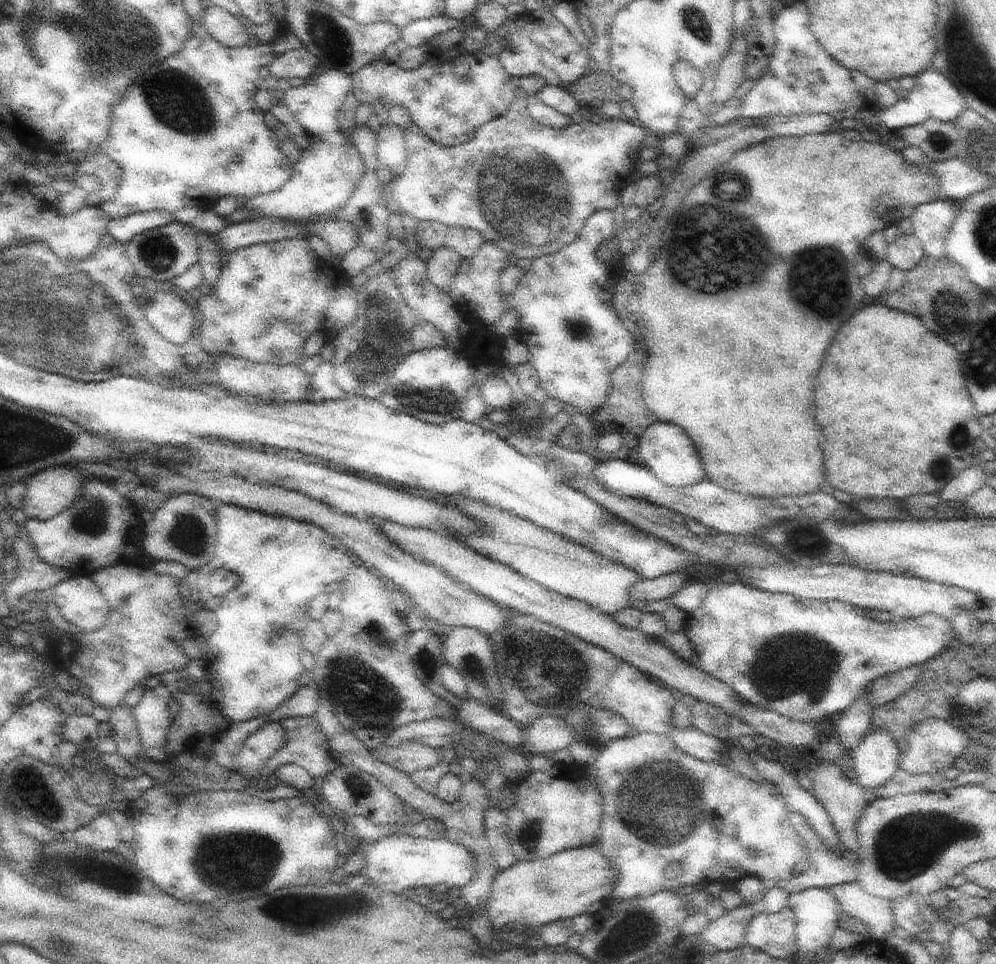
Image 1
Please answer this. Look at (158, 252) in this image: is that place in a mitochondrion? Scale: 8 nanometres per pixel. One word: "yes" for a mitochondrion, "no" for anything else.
yes

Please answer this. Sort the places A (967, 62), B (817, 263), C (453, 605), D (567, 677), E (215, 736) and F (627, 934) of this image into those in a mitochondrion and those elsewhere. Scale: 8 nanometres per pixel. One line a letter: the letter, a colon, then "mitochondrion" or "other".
A: mitochondrion
B: mitochondrion
C: other
D: mitochondrion
E: other
F: mitochondrion

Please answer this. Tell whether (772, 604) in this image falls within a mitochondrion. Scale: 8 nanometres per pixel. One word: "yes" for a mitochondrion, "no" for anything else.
no

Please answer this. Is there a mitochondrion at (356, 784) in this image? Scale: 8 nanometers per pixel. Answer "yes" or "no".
yes

